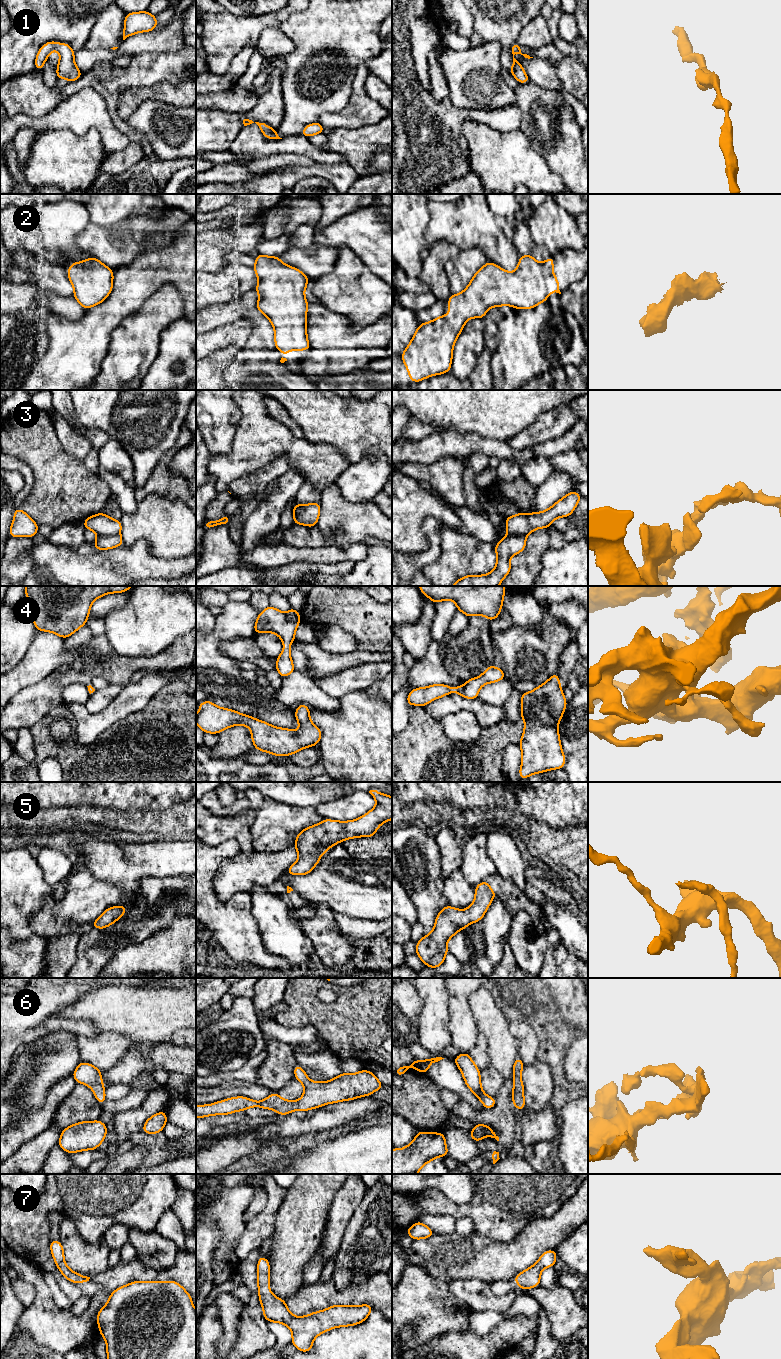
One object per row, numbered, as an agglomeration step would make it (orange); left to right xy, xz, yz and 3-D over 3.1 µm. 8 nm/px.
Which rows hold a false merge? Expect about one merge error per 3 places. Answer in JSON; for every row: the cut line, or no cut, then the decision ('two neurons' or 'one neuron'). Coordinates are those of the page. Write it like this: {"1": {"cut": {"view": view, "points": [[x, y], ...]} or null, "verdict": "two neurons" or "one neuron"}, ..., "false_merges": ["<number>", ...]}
{"1": {"cut": null, "verdict": "one neuron"}, "2": {"cut": null, "verdict": "one neuron"}, "3": {"cut": {"view": "xy", "points": [[119, 533], [98, 536]]}, "verdict": "two neurons"}, "4": {"cut": null, "verdict": "one neuron"}, "5": {"cut": null, "verdict": "one neuron"}, "6": {"cut": null, "verdict": "one neuron"}, "7": {"cut": null, "verdict": "one neuron"}, "false_merges": ["3"]}

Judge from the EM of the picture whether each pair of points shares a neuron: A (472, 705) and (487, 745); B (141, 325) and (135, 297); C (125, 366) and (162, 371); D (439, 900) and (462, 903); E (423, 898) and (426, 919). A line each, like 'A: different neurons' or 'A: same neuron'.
A: different neurons
B: different neurons
C: different neurons
D: different neurons
E: same neuron

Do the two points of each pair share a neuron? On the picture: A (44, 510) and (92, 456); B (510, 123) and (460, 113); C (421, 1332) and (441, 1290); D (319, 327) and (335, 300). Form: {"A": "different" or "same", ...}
{"A": "different", "B": "same", "C": "same", "D": "different"}

